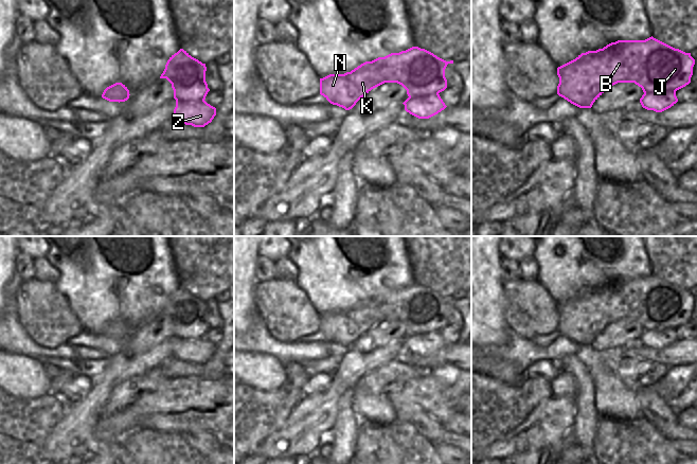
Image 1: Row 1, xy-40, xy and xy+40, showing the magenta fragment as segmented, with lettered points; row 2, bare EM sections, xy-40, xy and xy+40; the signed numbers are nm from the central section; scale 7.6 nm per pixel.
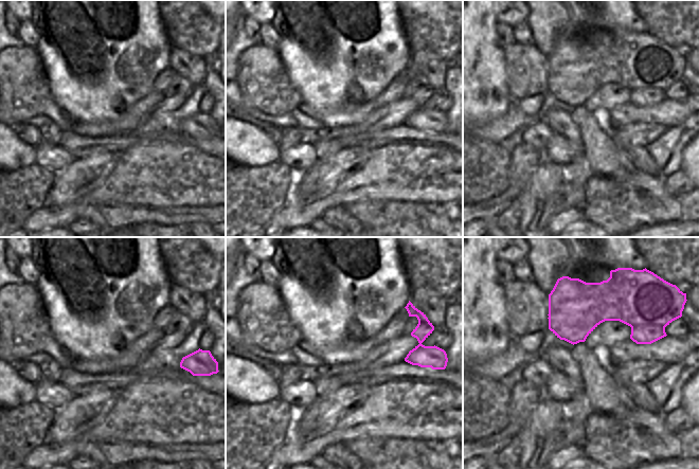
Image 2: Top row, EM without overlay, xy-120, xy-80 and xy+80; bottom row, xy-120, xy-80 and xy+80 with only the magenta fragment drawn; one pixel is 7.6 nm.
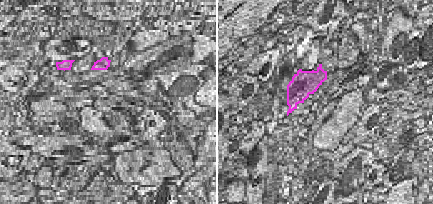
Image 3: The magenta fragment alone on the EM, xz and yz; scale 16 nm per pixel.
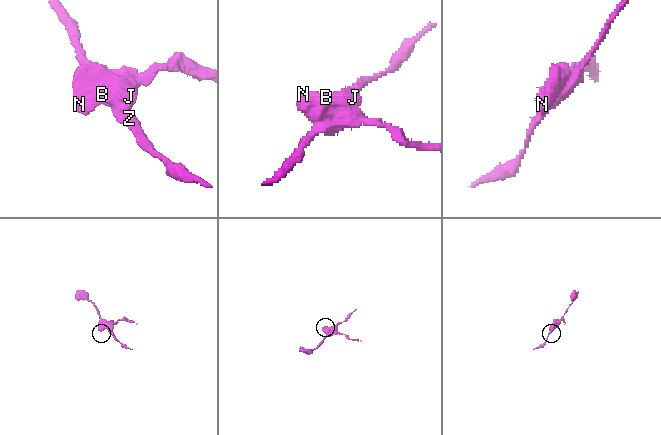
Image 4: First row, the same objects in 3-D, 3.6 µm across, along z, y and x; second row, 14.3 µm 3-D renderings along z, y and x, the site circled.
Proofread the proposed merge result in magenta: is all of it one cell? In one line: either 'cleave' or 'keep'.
cleave

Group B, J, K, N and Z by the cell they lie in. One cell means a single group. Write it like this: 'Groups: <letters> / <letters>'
Groups: B J K N / Z

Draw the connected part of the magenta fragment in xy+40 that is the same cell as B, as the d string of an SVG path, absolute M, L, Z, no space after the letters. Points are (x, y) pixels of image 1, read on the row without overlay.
M653 273L645 278L618 278L598 286L582 290L575 297L557 305L559 321L557 332L579 345L591 345L593 340L618 320L635 320L644 331L677 328L691 320L695 297L691 290L675 286Z

